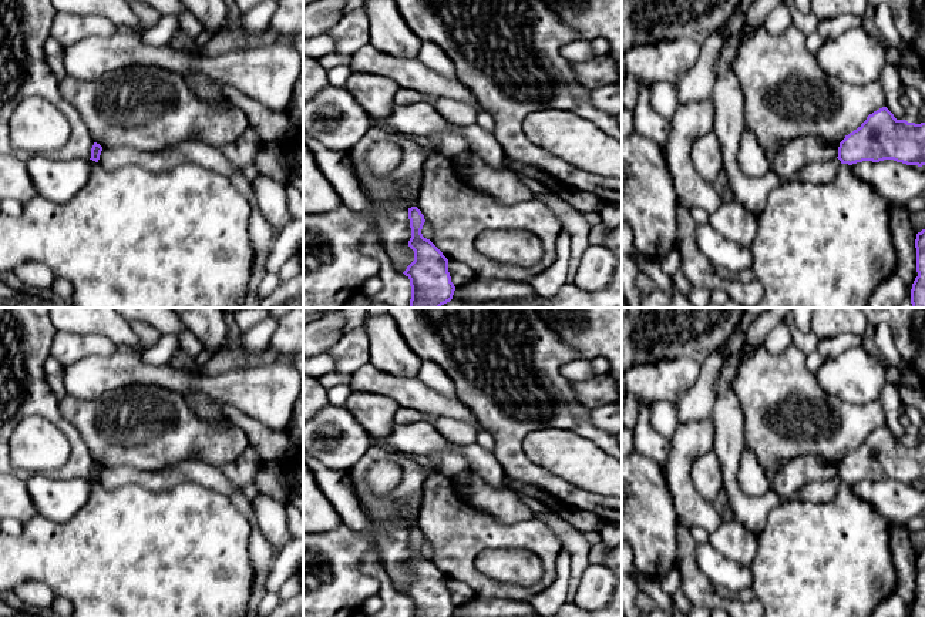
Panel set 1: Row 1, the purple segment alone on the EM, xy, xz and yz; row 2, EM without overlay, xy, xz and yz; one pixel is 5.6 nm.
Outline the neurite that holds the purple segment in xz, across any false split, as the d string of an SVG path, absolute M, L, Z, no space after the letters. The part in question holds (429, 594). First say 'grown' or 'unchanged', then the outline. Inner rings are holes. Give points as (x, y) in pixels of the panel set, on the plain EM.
unchanged; M417 526L408 527L414 580L403 591L410 598L411 617L453 617L455 606L448 591L448 579L421 549L426 541Z

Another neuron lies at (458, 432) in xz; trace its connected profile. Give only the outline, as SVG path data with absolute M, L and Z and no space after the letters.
M440 418L433 426L448 442L453 442L455 445L467 446L475 443L475 433L478 427L472 423L451 418Z

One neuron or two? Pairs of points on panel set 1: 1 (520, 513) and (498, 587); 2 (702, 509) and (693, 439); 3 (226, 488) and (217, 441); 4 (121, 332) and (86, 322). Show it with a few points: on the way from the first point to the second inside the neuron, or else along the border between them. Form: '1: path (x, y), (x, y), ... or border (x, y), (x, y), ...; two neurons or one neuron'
1: border (484, 513), (504, 523), (518, 523), (532, 517); two neurons
2: path (685, 492), (682, 489), (682, 456); one neuron
3: border (185, 459), (202, 460), (218, 468); two neurons
4: path (113, 327), (107, 322), (94, 322); one neuron

